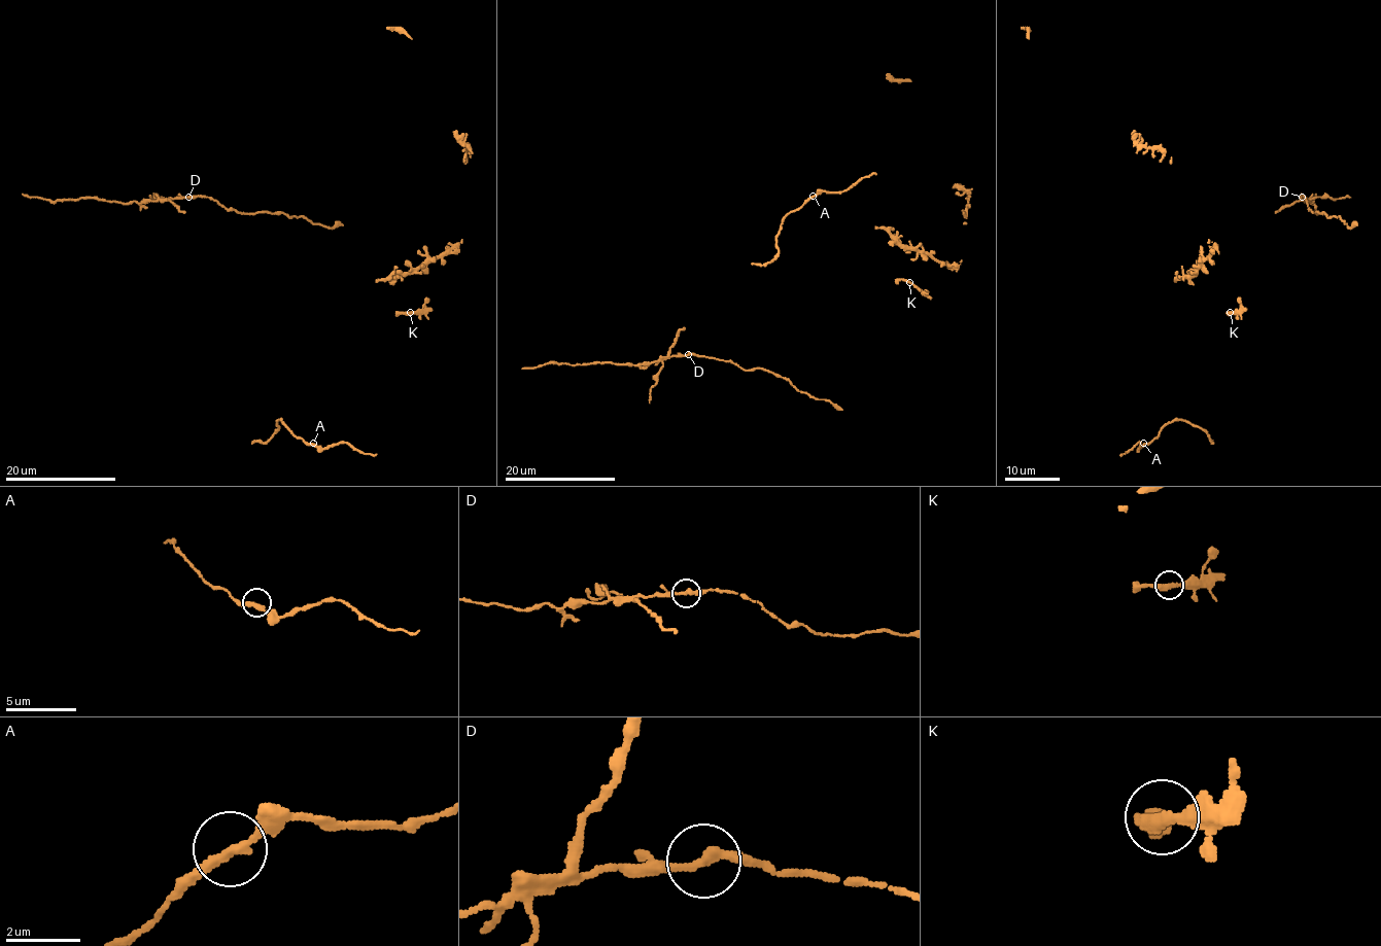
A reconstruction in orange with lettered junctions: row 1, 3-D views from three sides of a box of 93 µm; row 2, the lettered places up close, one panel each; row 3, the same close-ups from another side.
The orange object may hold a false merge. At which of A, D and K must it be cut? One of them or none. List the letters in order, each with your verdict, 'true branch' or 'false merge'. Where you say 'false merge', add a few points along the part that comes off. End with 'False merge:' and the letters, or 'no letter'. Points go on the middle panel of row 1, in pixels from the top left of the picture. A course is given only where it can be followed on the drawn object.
A: true branch
D: false merge | (687, 354), (661, 357), (657, 361), (636, 365), (548, 362), (522, 368)
K: true branch
False merge: D

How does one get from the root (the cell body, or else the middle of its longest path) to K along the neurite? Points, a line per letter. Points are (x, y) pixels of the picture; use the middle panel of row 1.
K: (895, 282), (899, 280), (909, 282)

